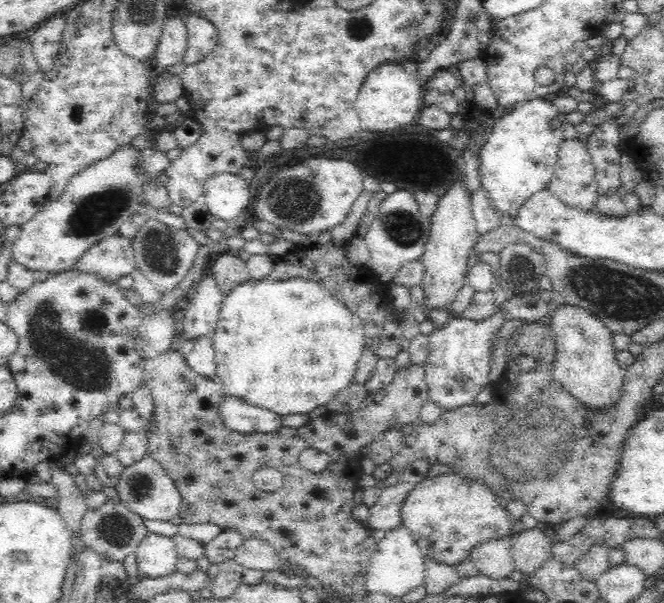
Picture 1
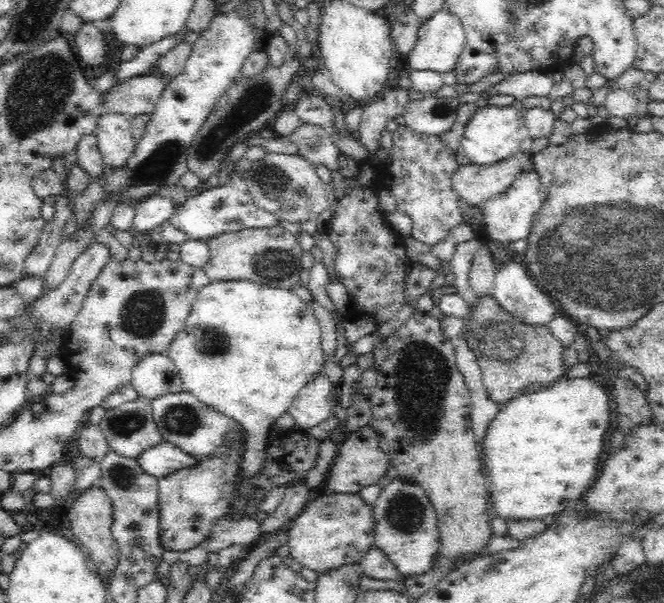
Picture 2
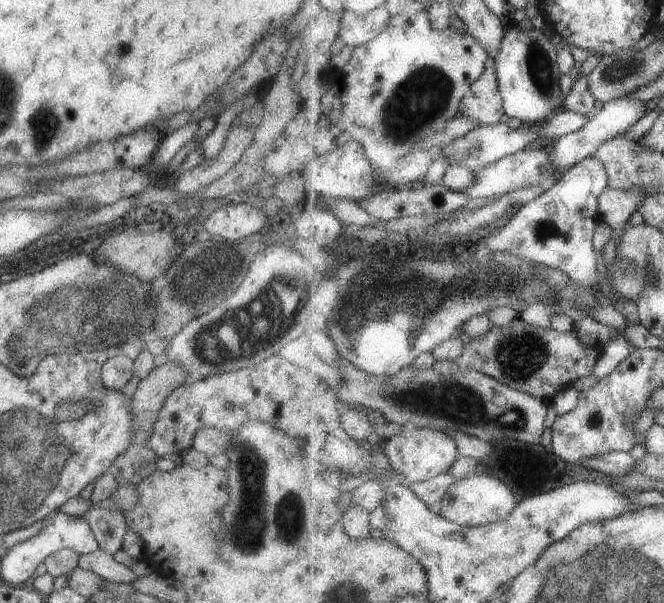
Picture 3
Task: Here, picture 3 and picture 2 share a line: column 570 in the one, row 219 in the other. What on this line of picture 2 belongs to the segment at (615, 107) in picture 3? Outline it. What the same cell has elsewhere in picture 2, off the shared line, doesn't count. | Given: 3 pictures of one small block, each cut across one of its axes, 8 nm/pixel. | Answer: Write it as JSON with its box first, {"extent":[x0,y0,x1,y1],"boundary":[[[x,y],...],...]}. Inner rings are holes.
{"extent":[133,193,178,233],"boundary":[[[159,193],[135,205],[133,230],[145,233],[152,229],[159,229],[165,225],[178,205],[172,201],[167,193]]]}

